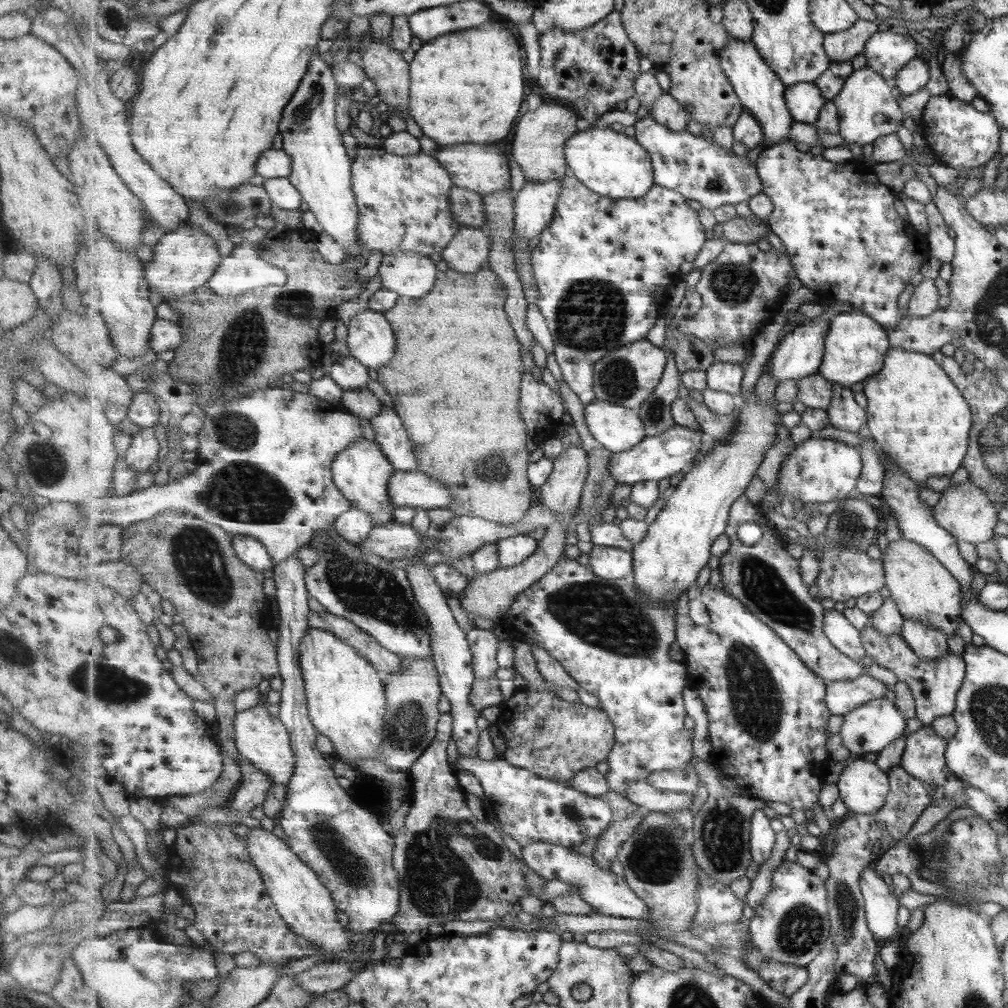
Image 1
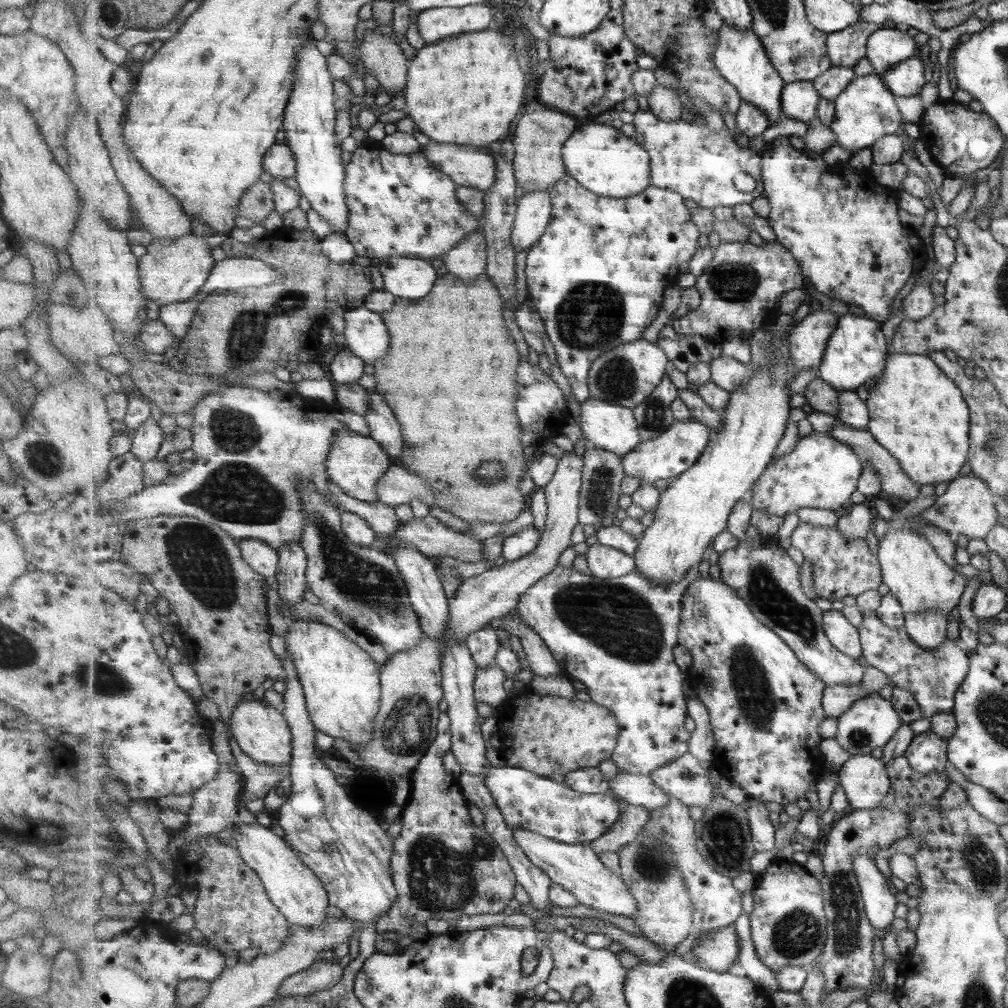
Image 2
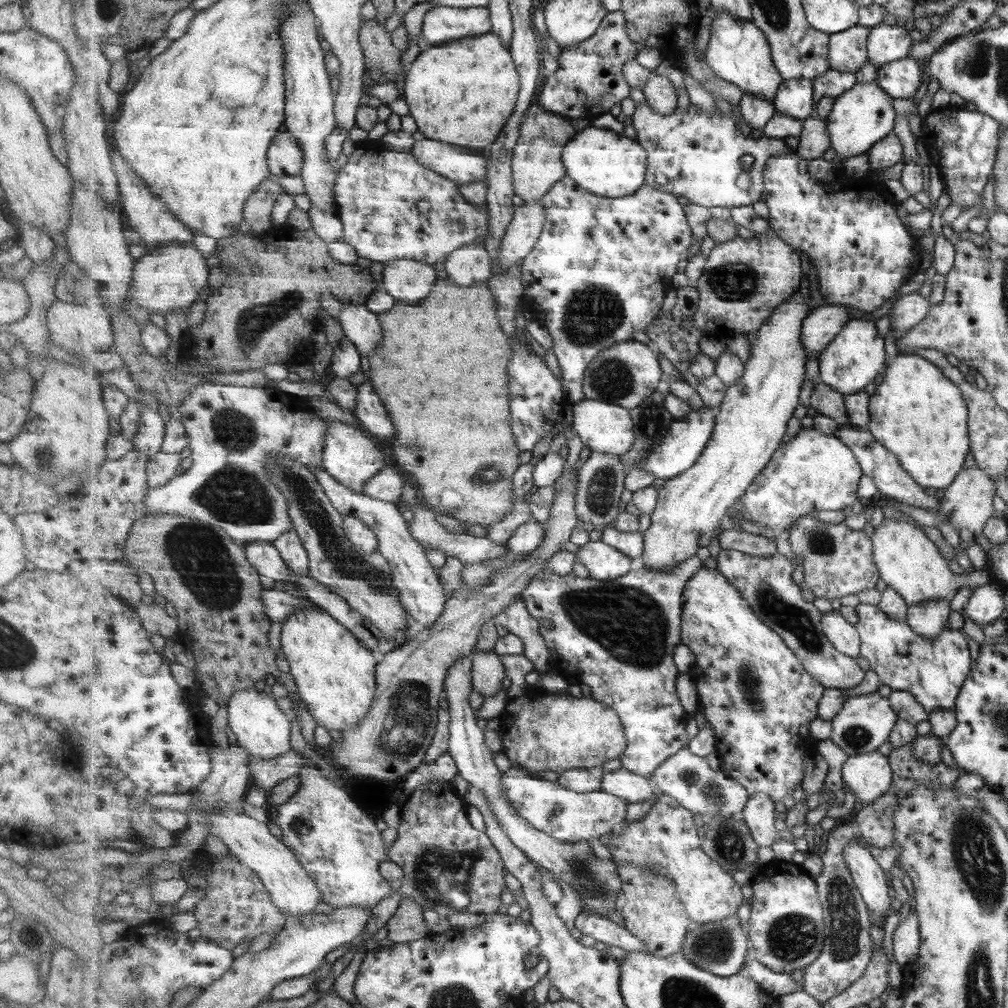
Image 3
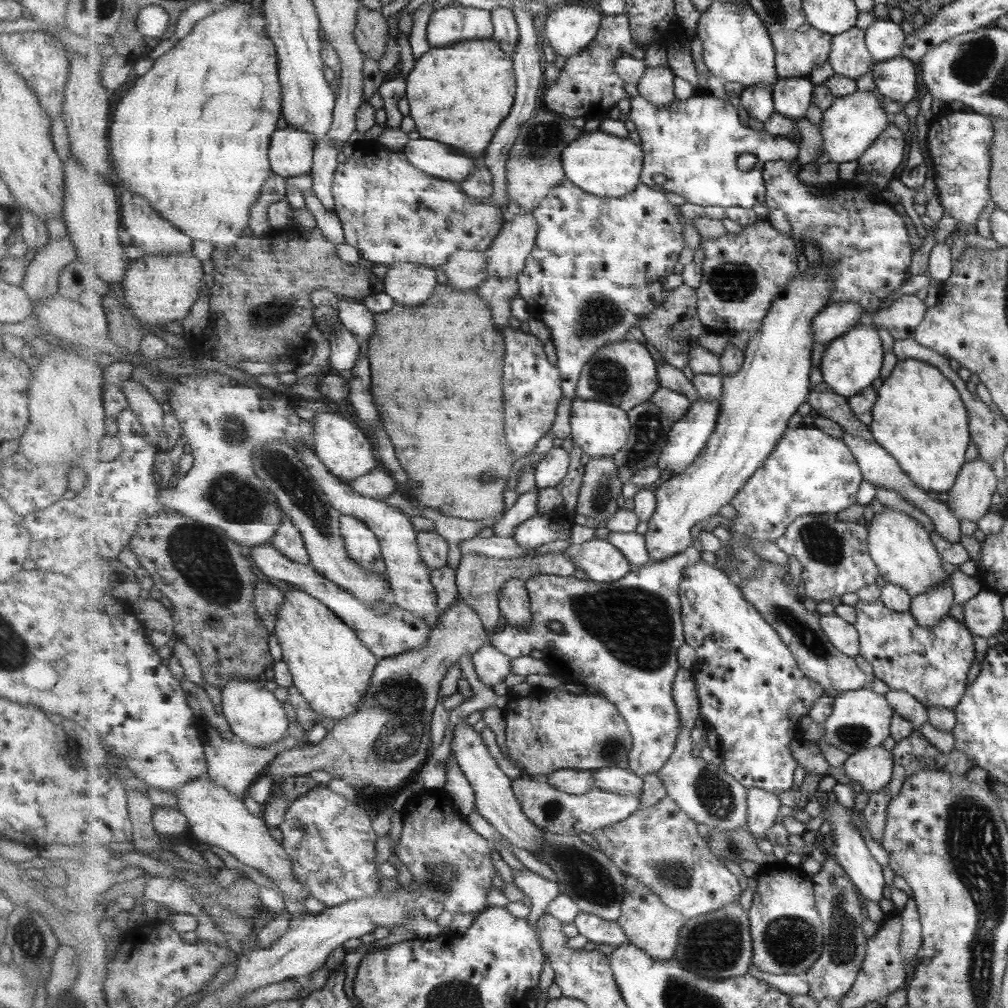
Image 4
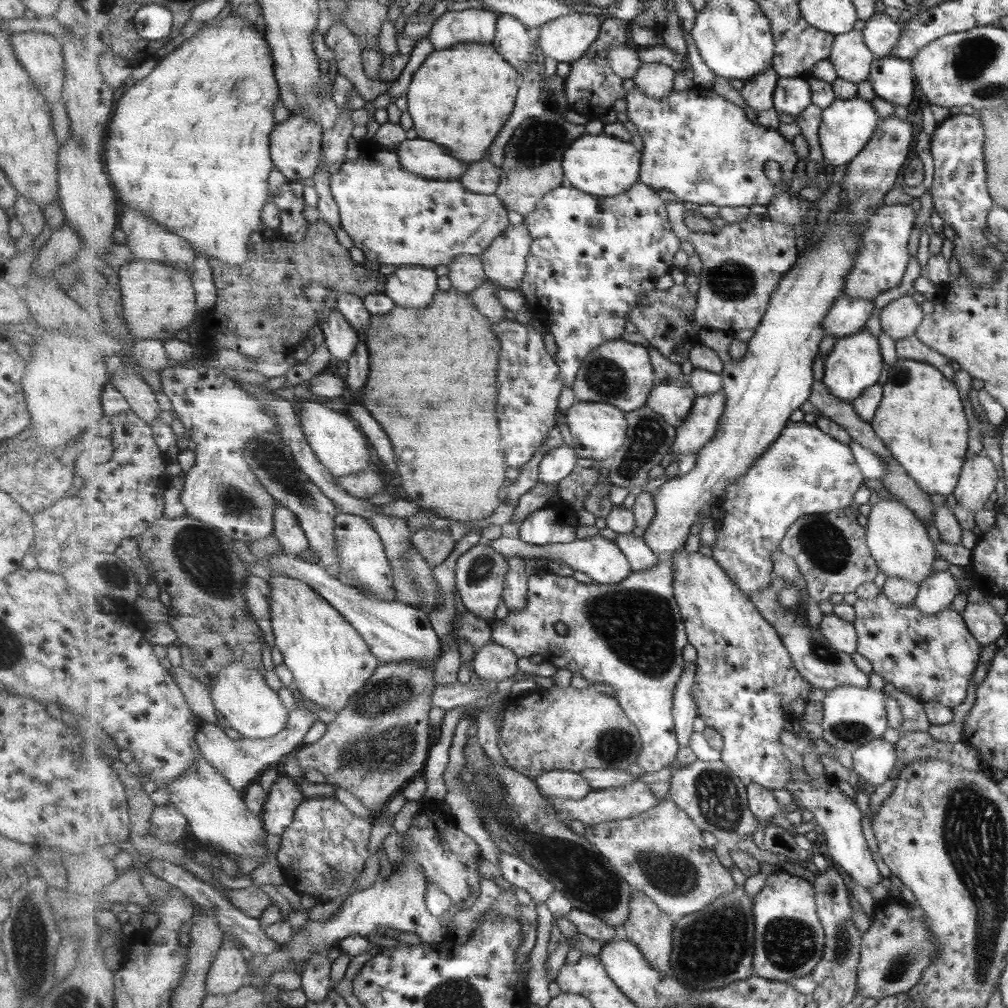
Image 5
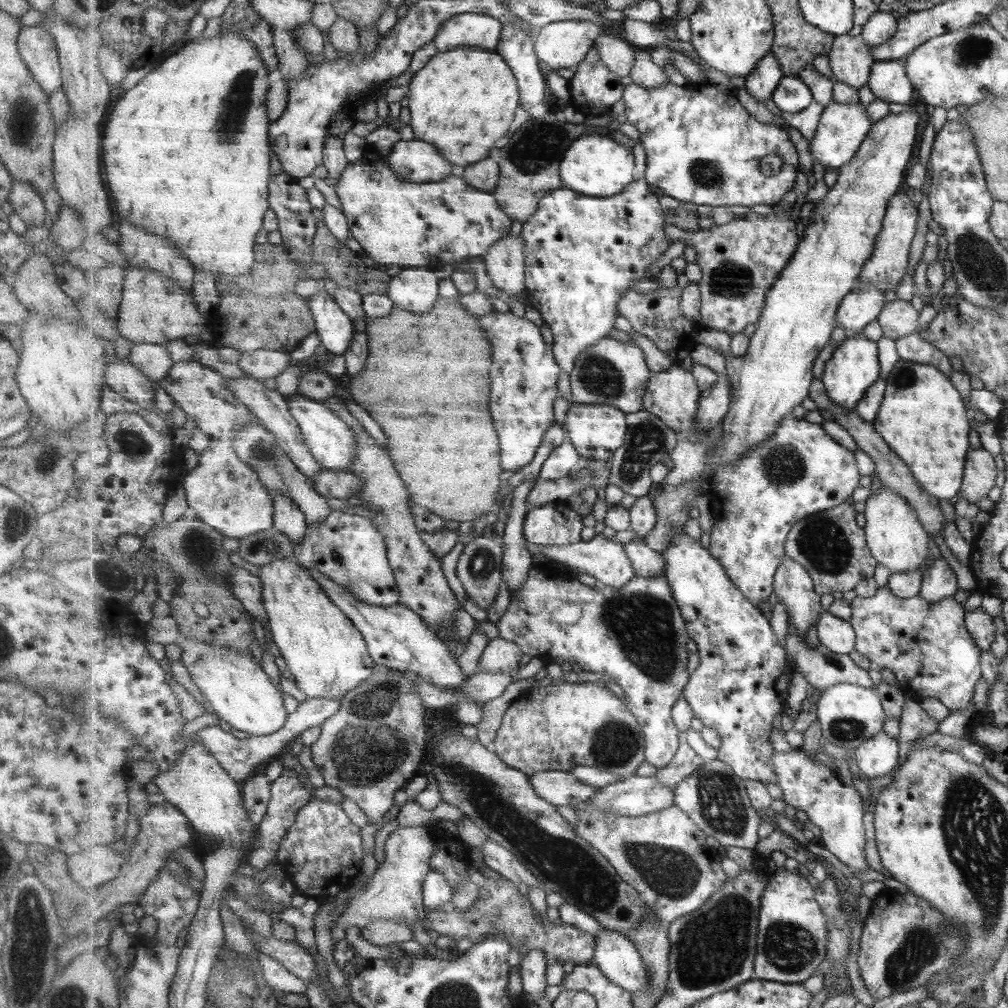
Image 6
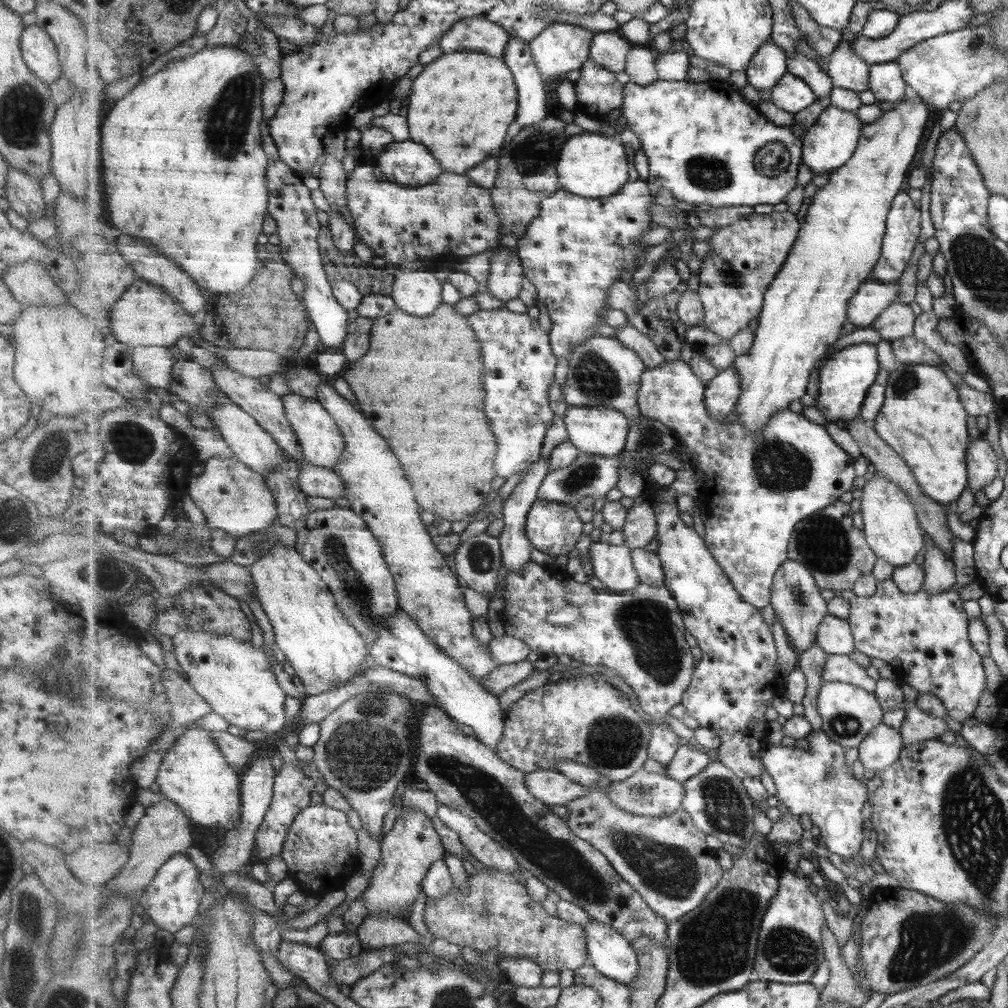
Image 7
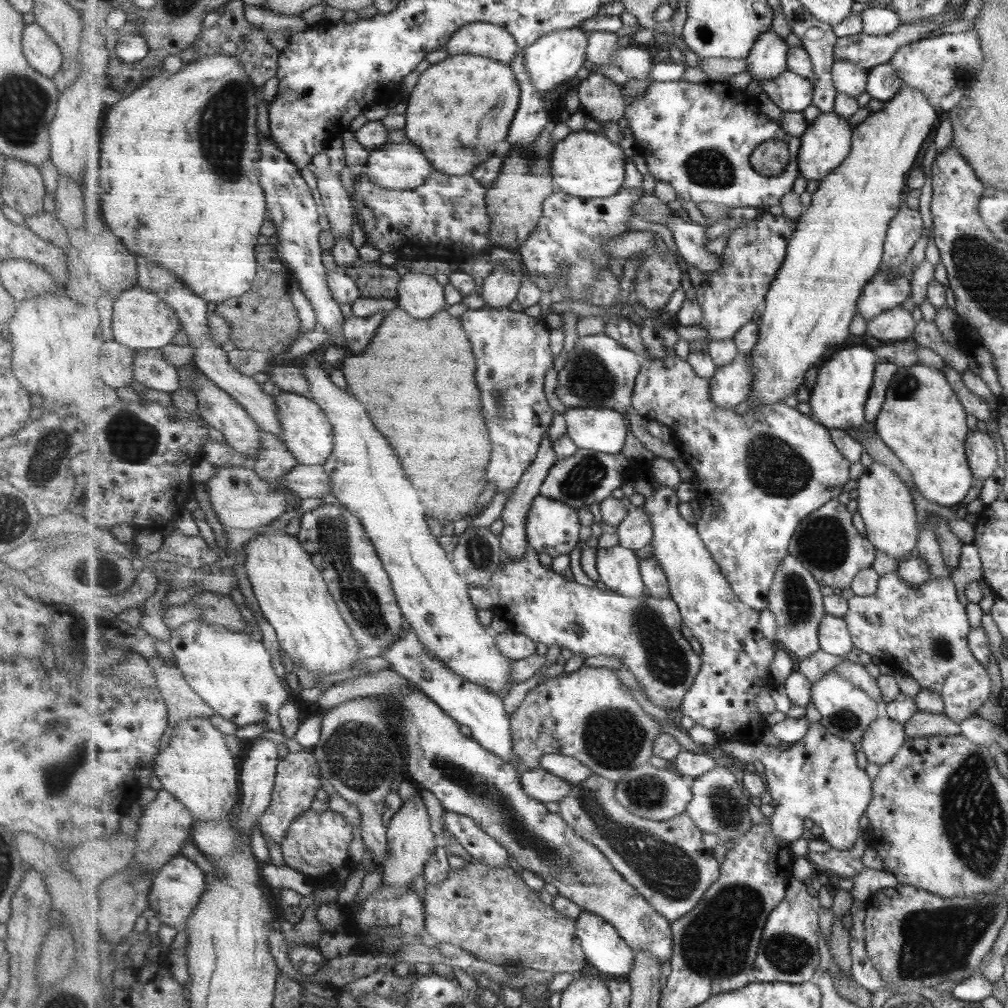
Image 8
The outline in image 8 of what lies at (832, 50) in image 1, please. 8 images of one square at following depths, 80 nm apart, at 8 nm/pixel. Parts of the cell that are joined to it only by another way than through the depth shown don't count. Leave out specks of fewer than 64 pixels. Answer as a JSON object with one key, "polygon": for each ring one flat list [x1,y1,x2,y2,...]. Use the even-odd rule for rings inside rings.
{"polygon":[[837,59,832,70,834,85,838,92,858,98,868,89,868,70,847,59]]}

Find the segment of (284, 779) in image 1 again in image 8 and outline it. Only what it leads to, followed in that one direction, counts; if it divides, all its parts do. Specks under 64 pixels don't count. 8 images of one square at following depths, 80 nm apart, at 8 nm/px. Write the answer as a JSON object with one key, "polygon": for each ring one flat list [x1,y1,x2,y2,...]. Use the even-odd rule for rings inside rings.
{"polygon":[[197,619,172,632,170,646,175,654,175,664,183,671,191,688,215,710,217,715,234,722,237,726,267,724,267,730,284,734,279,711,287,704,290,689,289,685,275,674,270,650,263,646,263,642,248,633,243,634,242,631]]}

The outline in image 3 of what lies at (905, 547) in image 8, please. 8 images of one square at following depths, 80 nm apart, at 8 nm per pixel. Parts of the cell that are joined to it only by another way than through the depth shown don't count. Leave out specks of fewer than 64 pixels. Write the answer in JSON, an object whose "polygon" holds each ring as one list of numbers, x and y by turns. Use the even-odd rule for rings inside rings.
{"polygon":[[883,519,883,523,875,530,872,537,874,542,874,559,880,568,882,580,884,583,899,594,905,600,907,608,927,601,951,601,957,590,962,589,965,585,987,585,991,583,991,575,987,568,975,569,966,574,961,573,961,578,955,576,949,568,947,562,939,556,937,548,933,546,933,542,926,537,926,534,917,527,909,525,906,521,899,521,898,519]]}

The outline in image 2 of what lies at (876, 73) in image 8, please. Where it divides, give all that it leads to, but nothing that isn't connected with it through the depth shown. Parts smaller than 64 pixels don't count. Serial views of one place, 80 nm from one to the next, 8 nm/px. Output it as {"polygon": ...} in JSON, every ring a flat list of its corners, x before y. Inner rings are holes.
{"polygon":[[913,57,896,64,881,76,891,89,891,94,903,97,917,95,924,85,921,61]]}

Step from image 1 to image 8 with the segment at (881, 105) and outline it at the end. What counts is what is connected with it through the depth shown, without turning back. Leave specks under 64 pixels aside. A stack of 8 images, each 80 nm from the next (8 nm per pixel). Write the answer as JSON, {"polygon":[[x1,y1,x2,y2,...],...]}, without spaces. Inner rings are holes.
{"polygon":[[827,112,808,124,801,136,802,146,799,157,799,172,806,180,822,181,847,161,853,147,854,127,848,118,839,116,837,112]]}

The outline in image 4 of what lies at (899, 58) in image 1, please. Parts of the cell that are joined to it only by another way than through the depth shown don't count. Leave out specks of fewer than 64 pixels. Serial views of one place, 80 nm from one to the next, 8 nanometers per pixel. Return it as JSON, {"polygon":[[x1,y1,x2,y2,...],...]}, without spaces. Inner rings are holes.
{"polygon":[[879,19,866,30,866,43,873,60,885,62,901,54,905,34,898,24,888,19]]}

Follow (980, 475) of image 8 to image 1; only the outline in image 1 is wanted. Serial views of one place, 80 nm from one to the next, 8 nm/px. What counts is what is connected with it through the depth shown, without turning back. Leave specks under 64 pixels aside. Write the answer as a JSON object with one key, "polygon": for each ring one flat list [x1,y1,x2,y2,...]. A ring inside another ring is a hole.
{"polygon":[[968,480,957,483,955,485,945,487,940,499,934,506,934,518,943,530,948,531,955,538,969,542,969,544,979,544,979,542,987,542,993,534,993,526,995,520,994,505,990,499,979,490,977,486,973,486]]}

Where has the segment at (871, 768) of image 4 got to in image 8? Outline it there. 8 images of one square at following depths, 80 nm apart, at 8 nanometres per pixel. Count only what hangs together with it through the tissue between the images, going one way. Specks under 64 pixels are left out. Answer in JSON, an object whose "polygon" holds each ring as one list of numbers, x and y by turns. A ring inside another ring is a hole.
{"polygon":[[882,713,881,717,871,724,861,741,862,750,867,761,879,767,891,762,891,758,902,748,906,741,905,728]]}

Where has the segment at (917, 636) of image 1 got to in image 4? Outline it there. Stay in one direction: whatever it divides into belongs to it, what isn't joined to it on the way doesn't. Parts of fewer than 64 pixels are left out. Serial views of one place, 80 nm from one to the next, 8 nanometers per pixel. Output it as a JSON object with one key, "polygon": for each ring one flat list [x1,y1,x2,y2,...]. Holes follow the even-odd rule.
{"polygon":[[945,579,937,587,913,597,908,610,919,627,935,627,943,617,948,616,951,604,953,604,953,592,949,580]]}

